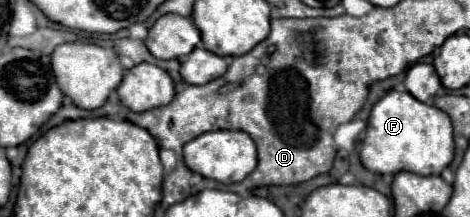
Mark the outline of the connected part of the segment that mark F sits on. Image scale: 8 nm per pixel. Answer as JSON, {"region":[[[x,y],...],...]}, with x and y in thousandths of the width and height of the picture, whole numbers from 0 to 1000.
{"region":[[[830,415],[787,507],[779,627],[766,691],[774,774],[804,802],[847,802],[855,783],[889,811],[936,802],[966,719],[957,544],[928,488],[885,461],[868,424]]]}

